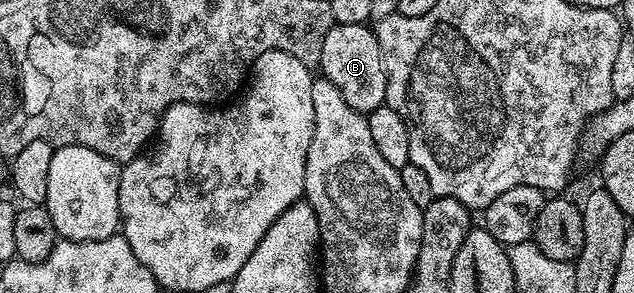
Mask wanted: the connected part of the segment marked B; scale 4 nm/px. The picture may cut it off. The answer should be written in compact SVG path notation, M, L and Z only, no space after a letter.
M333 24L330 32L326 32L326 44L322 44L319 69L323 77L329 78L334 88L342 92L346 104L358 113L367 116L374 108L385 105L388 77L384 71L380 42L371 25Z

